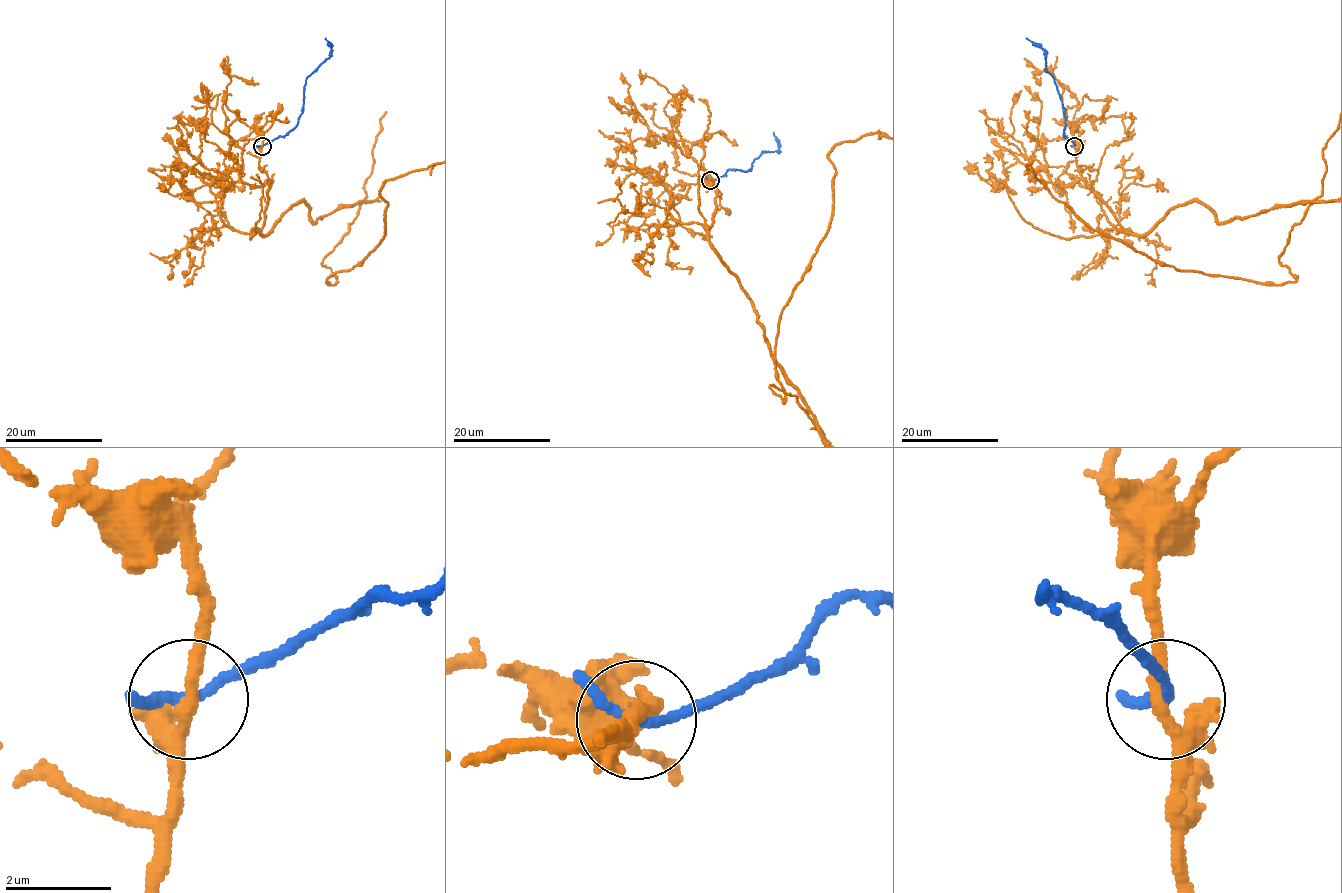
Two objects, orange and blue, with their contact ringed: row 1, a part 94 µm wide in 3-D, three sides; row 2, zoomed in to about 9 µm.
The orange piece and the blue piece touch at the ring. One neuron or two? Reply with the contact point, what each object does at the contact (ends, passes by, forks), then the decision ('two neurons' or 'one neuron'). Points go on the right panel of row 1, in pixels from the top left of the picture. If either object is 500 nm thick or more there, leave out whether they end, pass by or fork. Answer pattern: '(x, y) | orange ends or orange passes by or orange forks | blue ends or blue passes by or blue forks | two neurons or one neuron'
(1074, 146) | orange forks | blue passes by | two neurons

